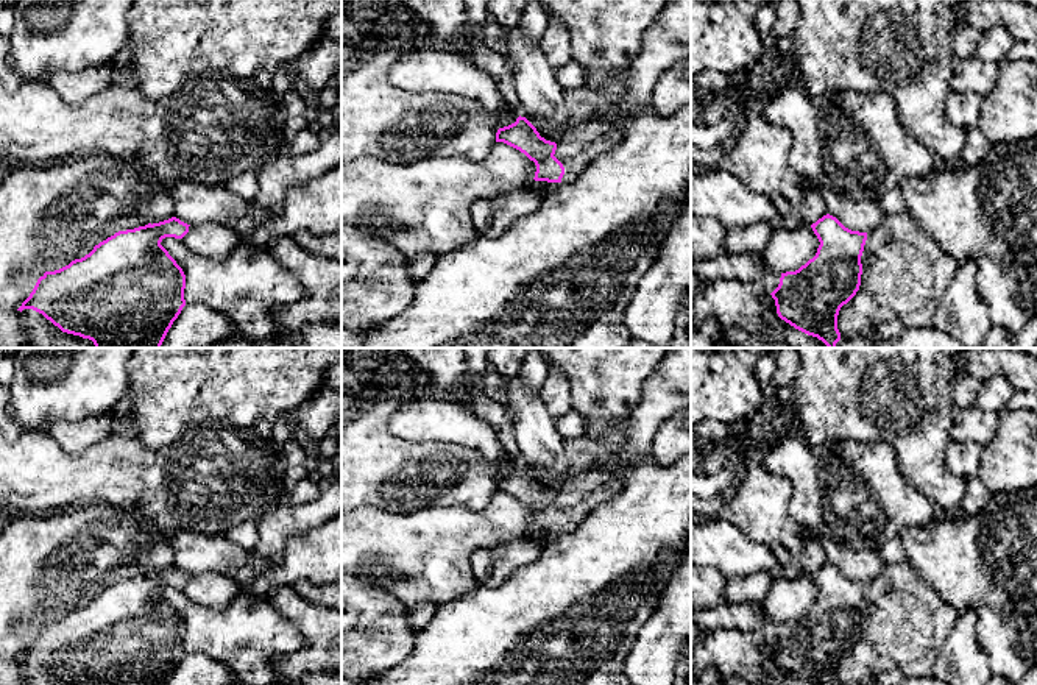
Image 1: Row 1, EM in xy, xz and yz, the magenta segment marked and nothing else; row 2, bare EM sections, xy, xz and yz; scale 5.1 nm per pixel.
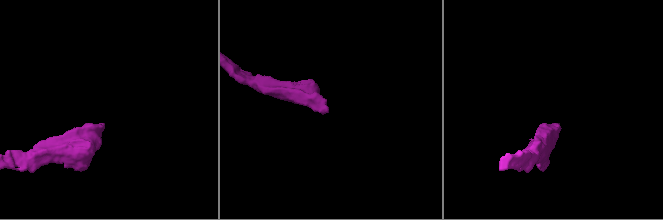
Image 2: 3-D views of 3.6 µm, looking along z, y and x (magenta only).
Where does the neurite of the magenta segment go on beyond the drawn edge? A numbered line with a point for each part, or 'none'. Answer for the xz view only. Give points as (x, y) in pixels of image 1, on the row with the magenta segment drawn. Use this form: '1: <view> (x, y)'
1: xz (577, 147)

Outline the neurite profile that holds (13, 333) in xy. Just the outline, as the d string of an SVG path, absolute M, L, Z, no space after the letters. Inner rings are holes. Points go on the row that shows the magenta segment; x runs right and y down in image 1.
M0 307L0 348L28 348L30 334L17 309Z

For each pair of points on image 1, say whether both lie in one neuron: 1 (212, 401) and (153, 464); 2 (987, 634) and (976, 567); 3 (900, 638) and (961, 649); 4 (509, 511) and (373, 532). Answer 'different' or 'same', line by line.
1: different
2: different
3: different
4: same

